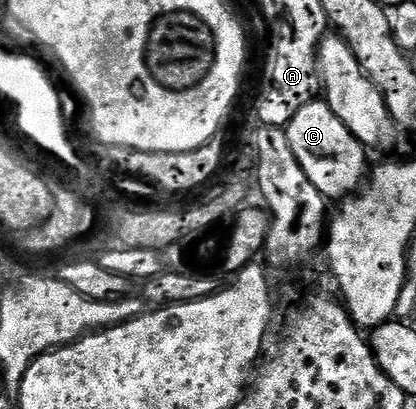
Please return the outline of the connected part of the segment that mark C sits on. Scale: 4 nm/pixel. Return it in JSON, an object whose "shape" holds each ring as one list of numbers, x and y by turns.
{"shape":[[314,98,310,104,303,106,284,130,287,142,291,142,291,151,295,158,299,158,299,166,303,166,303,174,311,178,315,190,322,192,326,201,344,201,362,187,367,176,367,149,358,142,355,134,351,134,351,130,347,130,347,126,343,126,343,122,339,122,339,118,335,118,335,110,331,110,324,99]]}

